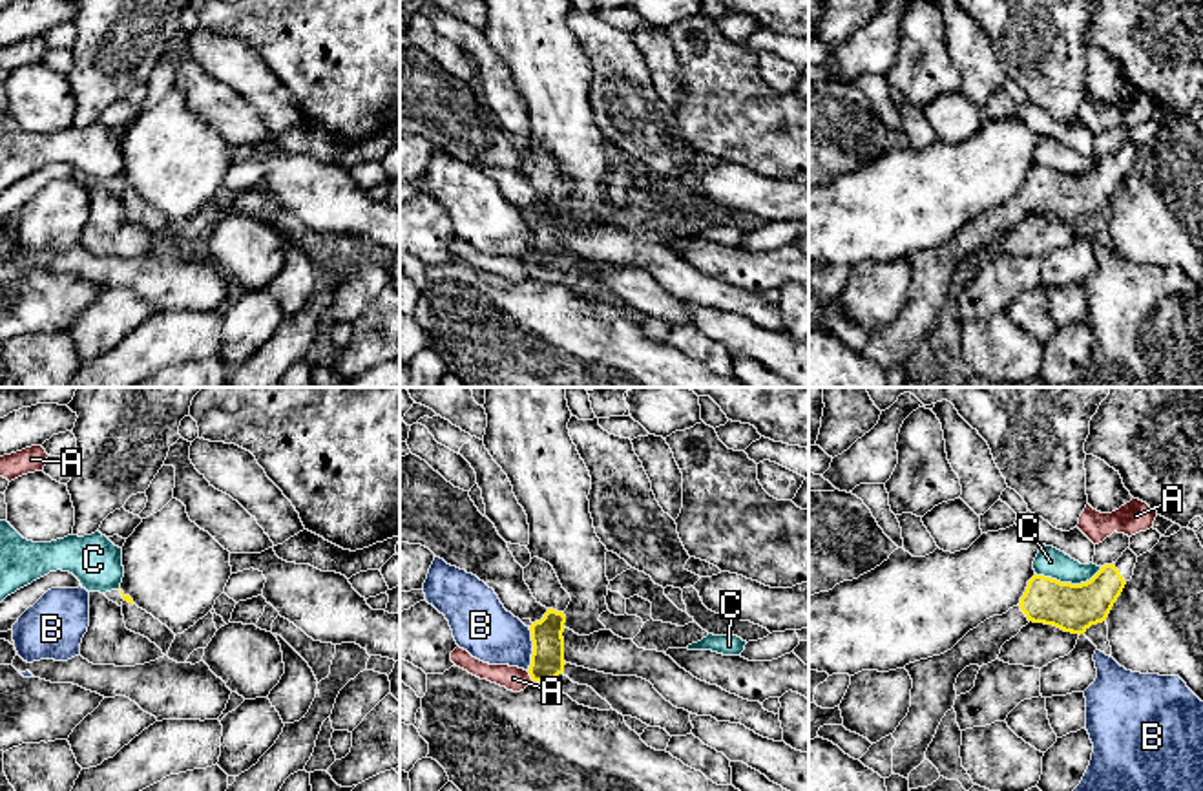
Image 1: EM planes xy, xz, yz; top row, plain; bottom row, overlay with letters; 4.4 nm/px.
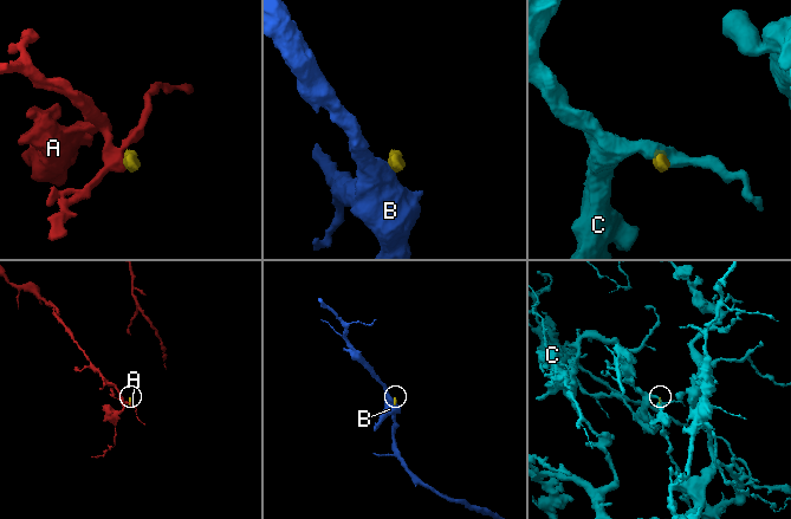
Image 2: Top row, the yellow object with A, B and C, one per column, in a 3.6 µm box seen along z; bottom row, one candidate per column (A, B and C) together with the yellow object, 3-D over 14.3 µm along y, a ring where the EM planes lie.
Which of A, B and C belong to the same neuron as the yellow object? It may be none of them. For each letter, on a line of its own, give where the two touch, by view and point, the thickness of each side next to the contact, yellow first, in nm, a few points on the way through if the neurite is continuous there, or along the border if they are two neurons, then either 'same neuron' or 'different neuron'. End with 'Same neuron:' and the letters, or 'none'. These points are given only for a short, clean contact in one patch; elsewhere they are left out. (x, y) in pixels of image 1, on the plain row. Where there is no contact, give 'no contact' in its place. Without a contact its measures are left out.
A: meets yellow in xz at (530, 265); 140 nm thick on the yellow side, 110 nm on the other; border along xz (526, 262), (533, 271); different neuron
B: meets yellow in xz at (533, 240); 140 nm thick on the yellow side, 260 nm on the other; border along xz (530, 218), (532, 254), (528, 262); different neuron
C: meets yellow in yz at (1068, 174); 200 nm thick on the yellow side, 130 nm on the other; border along yz (1101, 158), (1079, 174), (1061, 174), (1035, 165); different neuron
Same neuron: none

